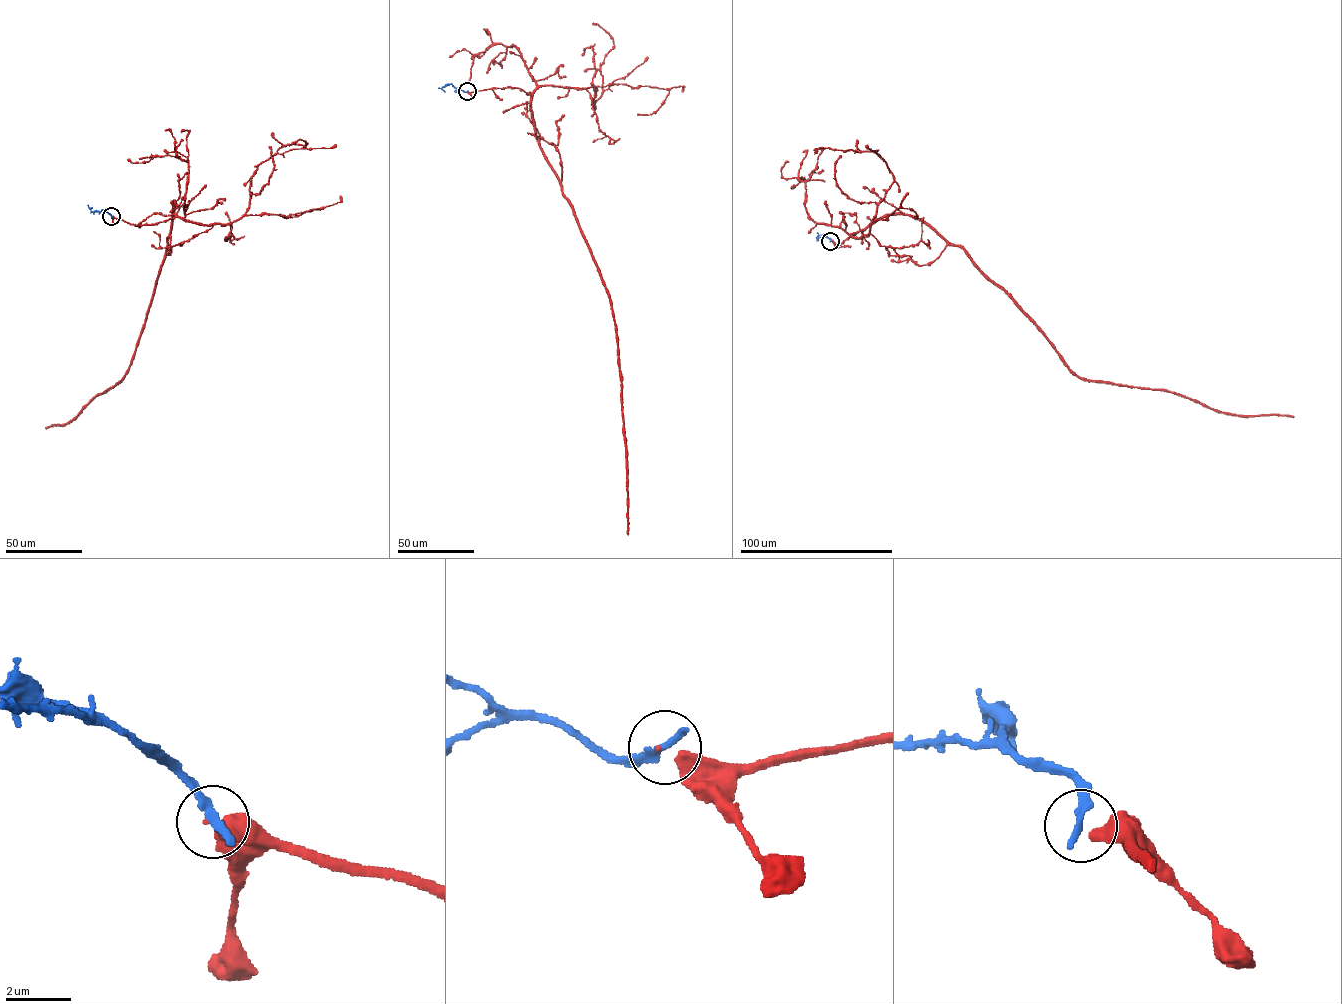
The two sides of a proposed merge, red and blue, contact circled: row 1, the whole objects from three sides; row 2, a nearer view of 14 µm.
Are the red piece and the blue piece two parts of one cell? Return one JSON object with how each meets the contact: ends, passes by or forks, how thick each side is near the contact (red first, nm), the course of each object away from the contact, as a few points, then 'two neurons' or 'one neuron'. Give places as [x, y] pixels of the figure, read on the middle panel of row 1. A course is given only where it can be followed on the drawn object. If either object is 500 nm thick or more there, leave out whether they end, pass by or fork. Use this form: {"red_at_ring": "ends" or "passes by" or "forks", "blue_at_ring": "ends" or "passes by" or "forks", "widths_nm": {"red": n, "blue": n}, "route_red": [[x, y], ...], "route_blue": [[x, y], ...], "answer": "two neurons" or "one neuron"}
{"red_at_ring": "ends", "blue_at_ring": "ends", "widths_nm": {"red": 220, "blue": 300}, "route_red": [[467, 91], [508, 87], [529, 93], [538, 145], [567, 198], [607, 290], [619, 367], [628, 535]], "route_blue": [[467, 91], [447, 84], [442, 87], [445, 92]], "answer": "two neurons"}

